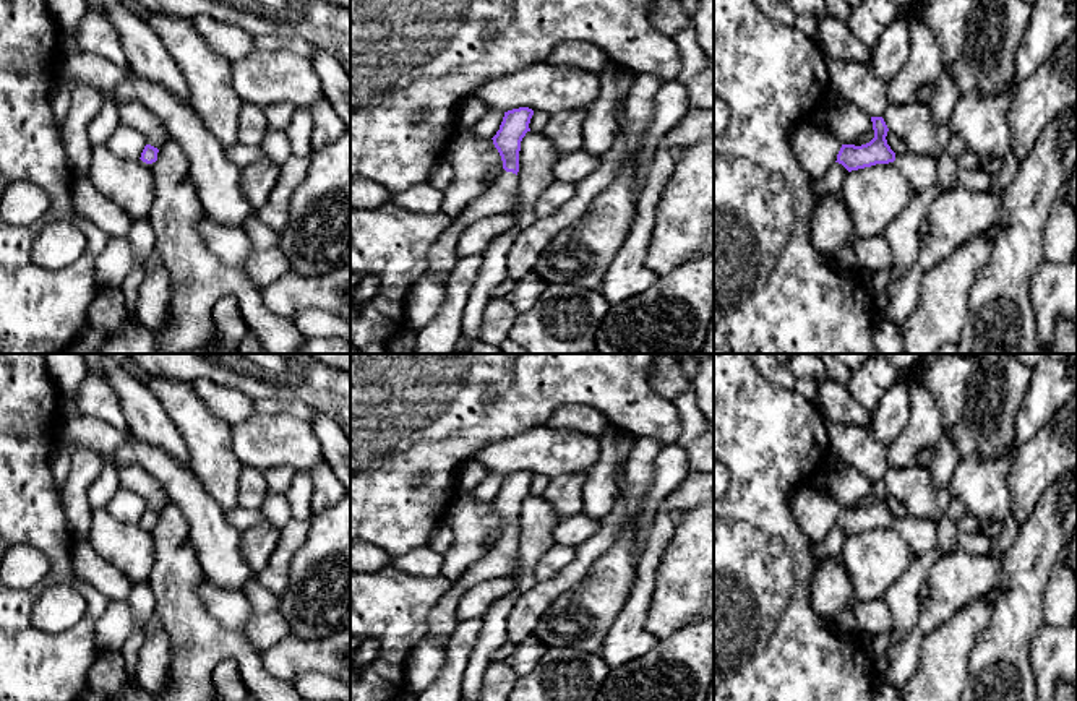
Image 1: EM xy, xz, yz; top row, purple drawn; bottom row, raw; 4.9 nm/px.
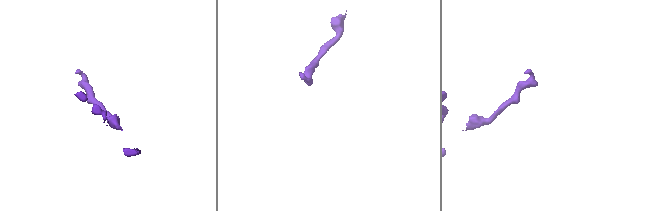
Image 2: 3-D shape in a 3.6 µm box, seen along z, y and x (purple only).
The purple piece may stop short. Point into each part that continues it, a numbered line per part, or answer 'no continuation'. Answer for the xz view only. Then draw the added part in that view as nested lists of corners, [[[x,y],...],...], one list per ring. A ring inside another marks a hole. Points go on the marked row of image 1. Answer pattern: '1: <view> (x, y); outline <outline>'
1: xz (498, 198); outline [[[503,170],[496,182],[488,185],[487,191],[475,198],[435,242],[427,258],[427,273],[436,277],[448,277],[459,260],[456,245],[462,230],[482,217],[509,213],[513,209],[516,193],[517,175]]]

